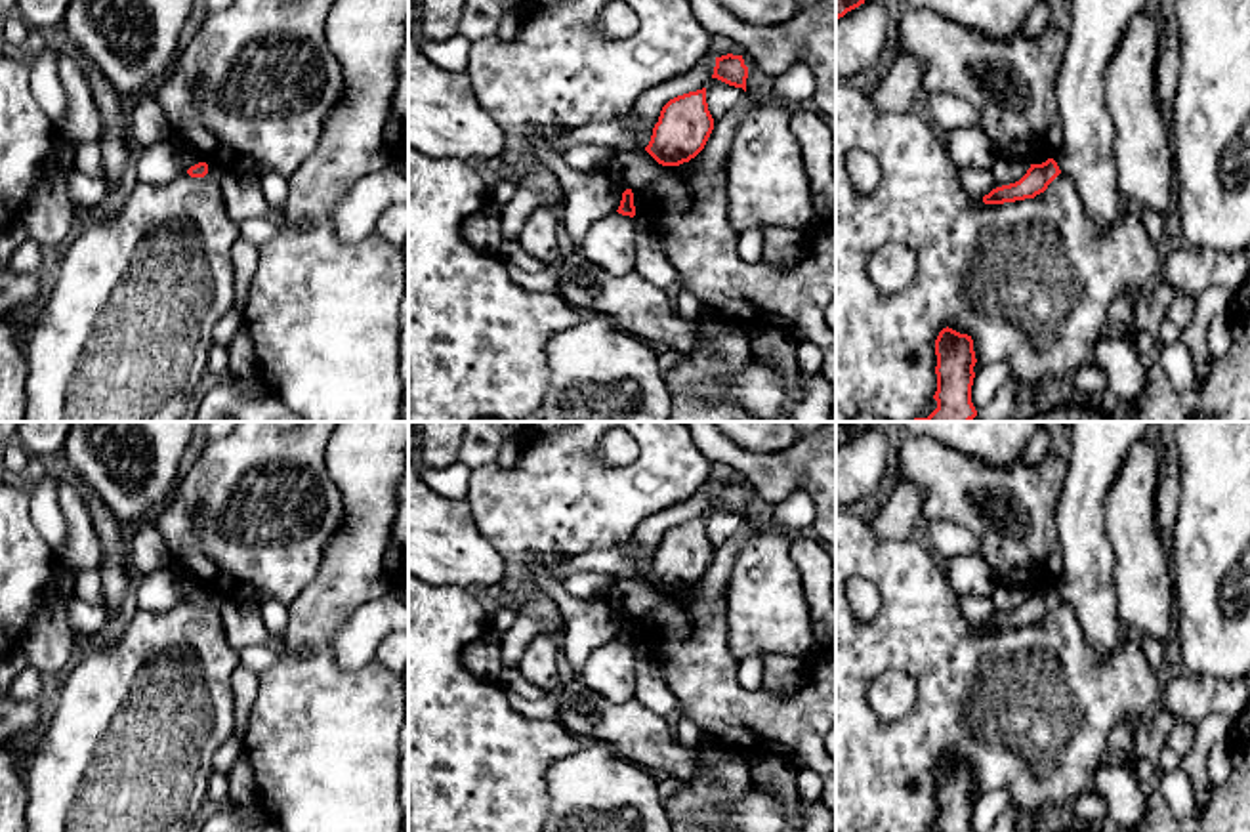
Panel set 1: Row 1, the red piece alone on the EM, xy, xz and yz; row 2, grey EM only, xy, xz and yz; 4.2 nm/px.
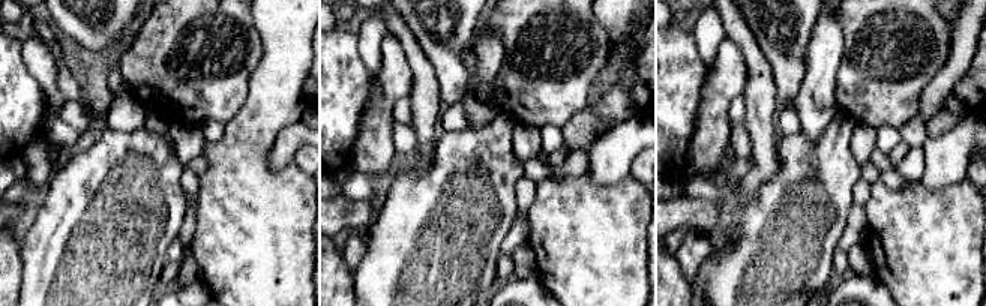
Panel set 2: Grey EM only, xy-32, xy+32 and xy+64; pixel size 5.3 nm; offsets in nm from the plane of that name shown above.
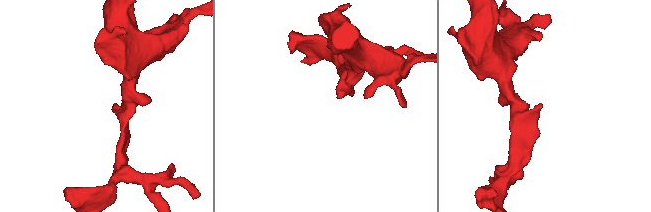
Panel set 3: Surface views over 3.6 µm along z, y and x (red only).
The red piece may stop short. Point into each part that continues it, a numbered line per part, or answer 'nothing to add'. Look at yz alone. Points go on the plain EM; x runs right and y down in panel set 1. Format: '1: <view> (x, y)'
nothing to add

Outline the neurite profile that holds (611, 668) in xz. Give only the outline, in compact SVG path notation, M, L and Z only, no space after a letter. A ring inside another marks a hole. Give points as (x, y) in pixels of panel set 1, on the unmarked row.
M618 639L601 645L590 655L580 679L609 702L634 700L637 689L634 645Z

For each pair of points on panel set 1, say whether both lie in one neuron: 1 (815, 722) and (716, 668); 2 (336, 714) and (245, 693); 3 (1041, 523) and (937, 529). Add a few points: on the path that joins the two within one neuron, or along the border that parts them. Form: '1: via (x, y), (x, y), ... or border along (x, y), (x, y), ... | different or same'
1: via (789, 722), (749, 708), (735, 695) | same
2: border along (258, 674), (258, 693), (249, 731), (243, 739) | different
3: border along (926, 525), (960, 523), (983, 556) | different

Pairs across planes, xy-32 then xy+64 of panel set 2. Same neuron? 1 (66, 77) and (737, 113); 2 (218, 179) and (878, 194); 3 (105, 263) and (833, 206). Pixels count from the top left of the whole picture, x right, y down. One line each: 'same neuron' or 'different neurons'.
1: different neurons
2: same neuron
3: same neuron

